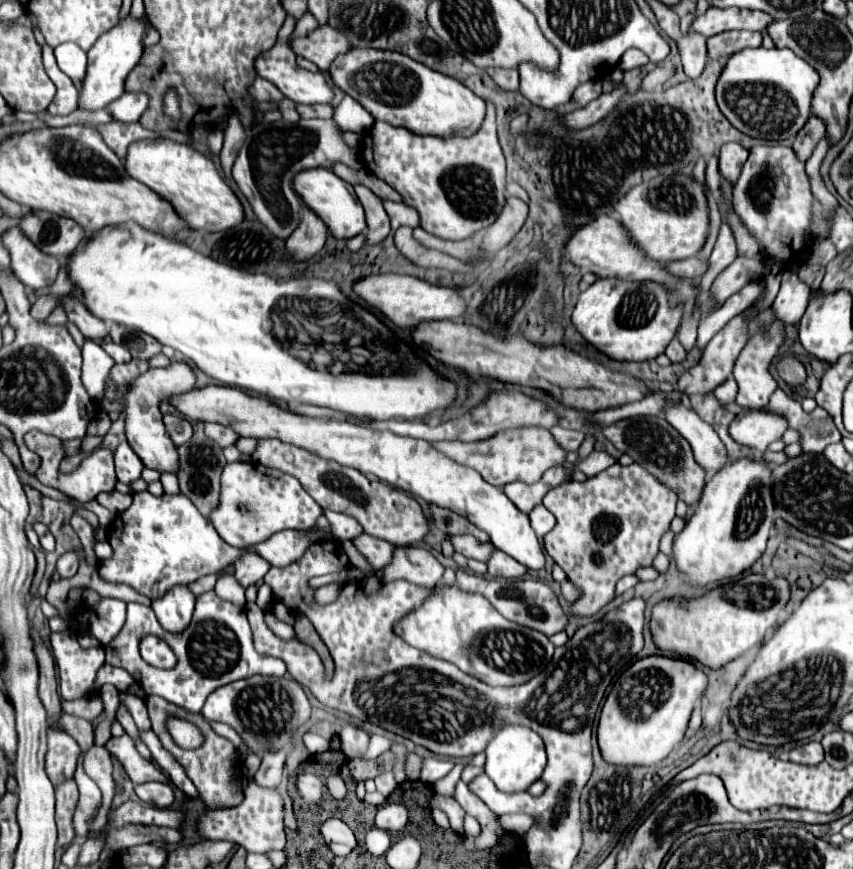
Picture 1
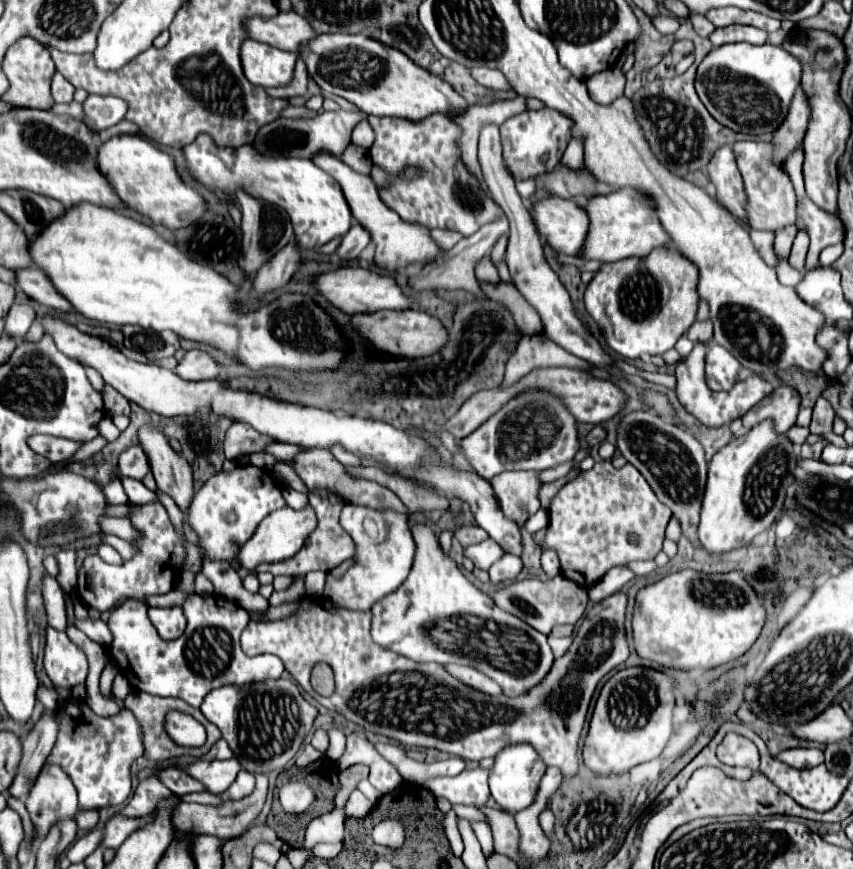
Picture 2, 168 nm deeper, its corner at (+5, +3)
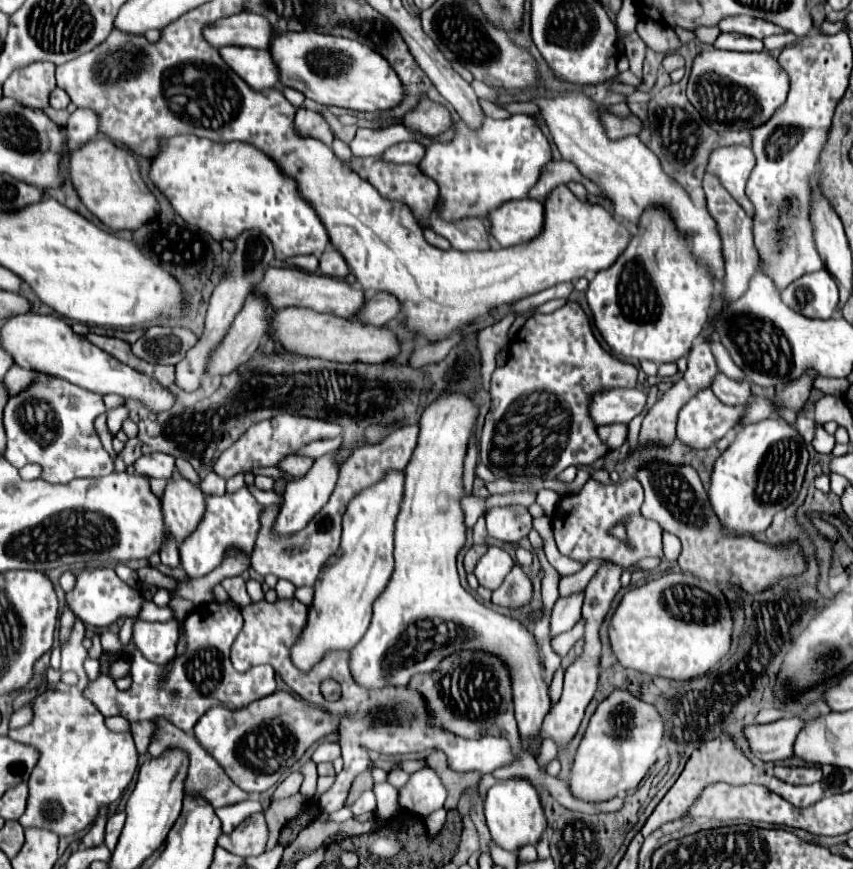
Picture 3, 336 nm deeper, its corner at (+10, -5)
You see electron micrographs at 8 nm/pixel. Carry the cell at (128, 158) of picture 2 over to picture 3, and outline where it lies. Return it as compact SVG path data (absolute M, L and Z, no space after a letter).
M106 136L88 142L80 150L70 152L70 180L78 190L86 208L100 218L102 224L112 230L138 230L146 222L156 220L158 200L140 176L140 166L134 154L122 146L116 146Z

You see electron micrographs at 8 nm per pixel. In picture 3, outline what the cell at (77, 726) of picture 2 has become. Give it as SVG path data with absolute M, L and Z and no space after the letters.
M76 618L72 632L68 636L66 642L62 642L62 674L66 672L74 672L78 676L76 684L66 684L66 682L58 682L54 688L46 688L44 694L36 696L36 700L32 702L34 708L34 720L28 726L10 730L10 738L22 744L30 744L38 750L38 762L30 774L28 786L30 786L30 796L28 796L28 806L26 812L18 818L18 822L22 826L38 826L38 828L48 828L54 830L60 836L70 836L70 834L78 834L82 832L86 826L90 826L94 822L94 818L98 816L100 808L114 804L124 788L130 784L130 780L134 778L136 770L138 770L138 754L134 748L134 740L130 738L130 732L110 732L104 724L104 716L100 714L100 710L86 698L82 698L82 690L86 688L88 676L82 668L84 658L88 656L88 652L82 646L84 640L84 622Z

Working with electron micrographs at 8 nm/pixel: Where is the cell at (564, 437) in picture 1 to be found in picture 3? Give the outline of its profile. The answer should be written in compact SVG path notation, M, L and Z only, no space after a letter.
M610 424L610 426L598 428L598 436L602 438L602 442L606 442L606 446L610 446L610 450L620 448L626 440L626 434L628 434L626 424Z

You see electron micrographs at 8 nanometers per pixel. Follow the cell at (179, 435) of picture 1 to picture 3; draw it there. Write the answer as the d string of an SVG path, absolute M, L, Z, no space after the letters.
M176 458L176 470L184 476L184 478L188 478L190 482L198 482L198 474L194 472L194 468L184 460L184 458Z

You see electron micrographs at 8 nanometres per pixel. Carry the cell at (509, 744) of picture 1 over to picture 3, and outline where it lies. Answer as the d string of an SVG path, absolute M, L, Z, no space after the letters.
M508 778L492 786L484 800L484 816L494 842L510 852L524 844L536 844L546 830L546 816L540 806L536 786L528 778Z

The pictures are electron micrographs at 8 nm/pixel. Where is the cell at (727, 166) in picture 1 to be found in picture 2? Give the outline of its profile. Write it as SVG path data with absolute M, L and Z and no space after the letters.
M723 146L715 152L715 156L709 162L709 180L715 184L717 188L717 202L727 208L735 218L739 218L741 222L745 222L745 226L749 226L747 222L747 196L743 190L743 180L741 174L737 170L735 164L735 156L731 146Z

